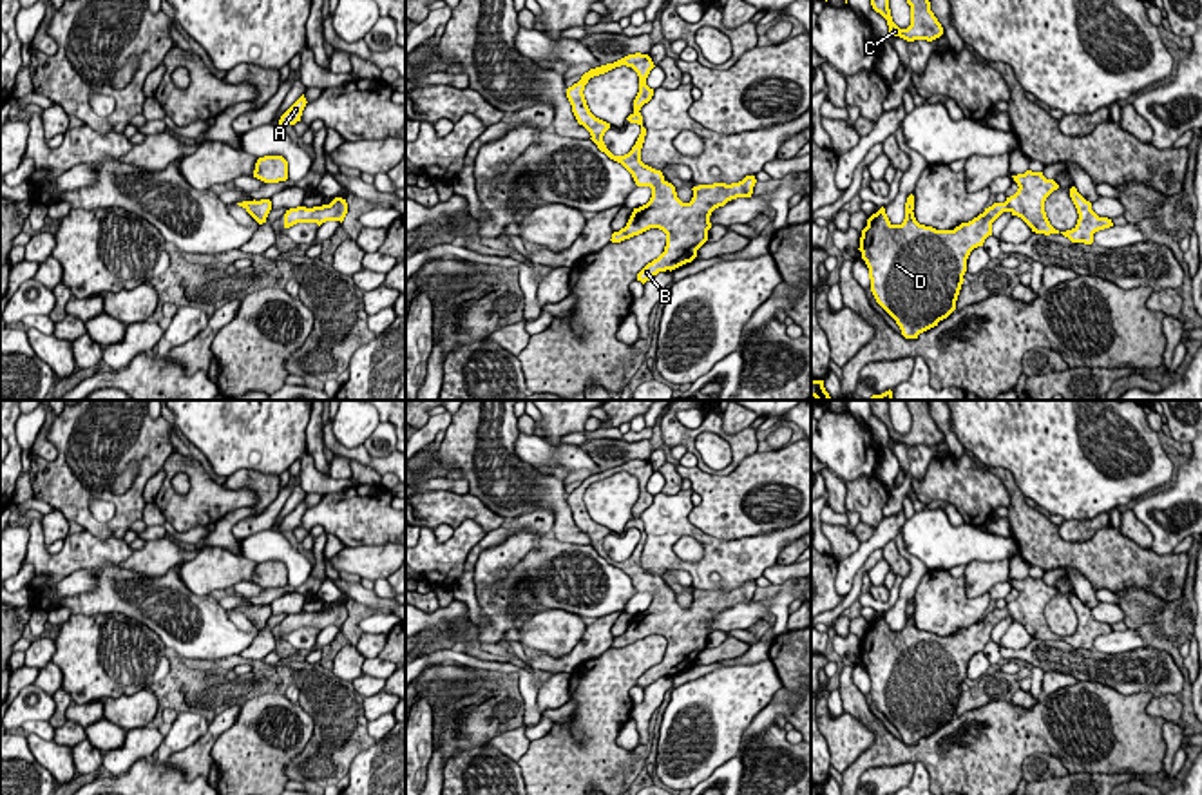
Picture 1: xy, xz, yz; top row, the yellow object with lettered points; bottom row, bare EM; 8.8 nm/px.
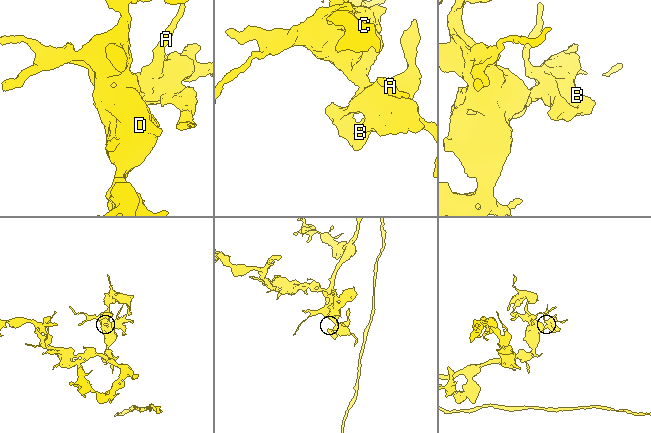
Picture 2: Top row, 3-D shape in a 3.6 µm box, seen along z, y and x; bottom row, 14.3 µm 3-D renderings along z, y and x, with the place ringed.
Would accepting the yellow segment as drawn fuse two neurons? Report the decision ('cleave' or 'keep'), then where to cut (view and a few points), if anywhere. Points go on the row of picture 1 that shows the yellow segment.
keep; cut none

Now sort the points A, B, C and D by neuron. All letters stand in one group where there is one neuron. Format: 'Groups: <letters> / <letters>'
Groups: A B C D

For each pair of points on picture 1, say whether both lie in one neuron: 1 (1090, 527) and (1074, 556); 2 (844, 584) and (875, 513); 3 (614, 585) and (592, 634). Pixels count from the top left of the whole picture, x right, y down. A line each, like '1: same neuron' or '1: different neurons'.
1: different neurons
2: different neurons
3: different neurons

